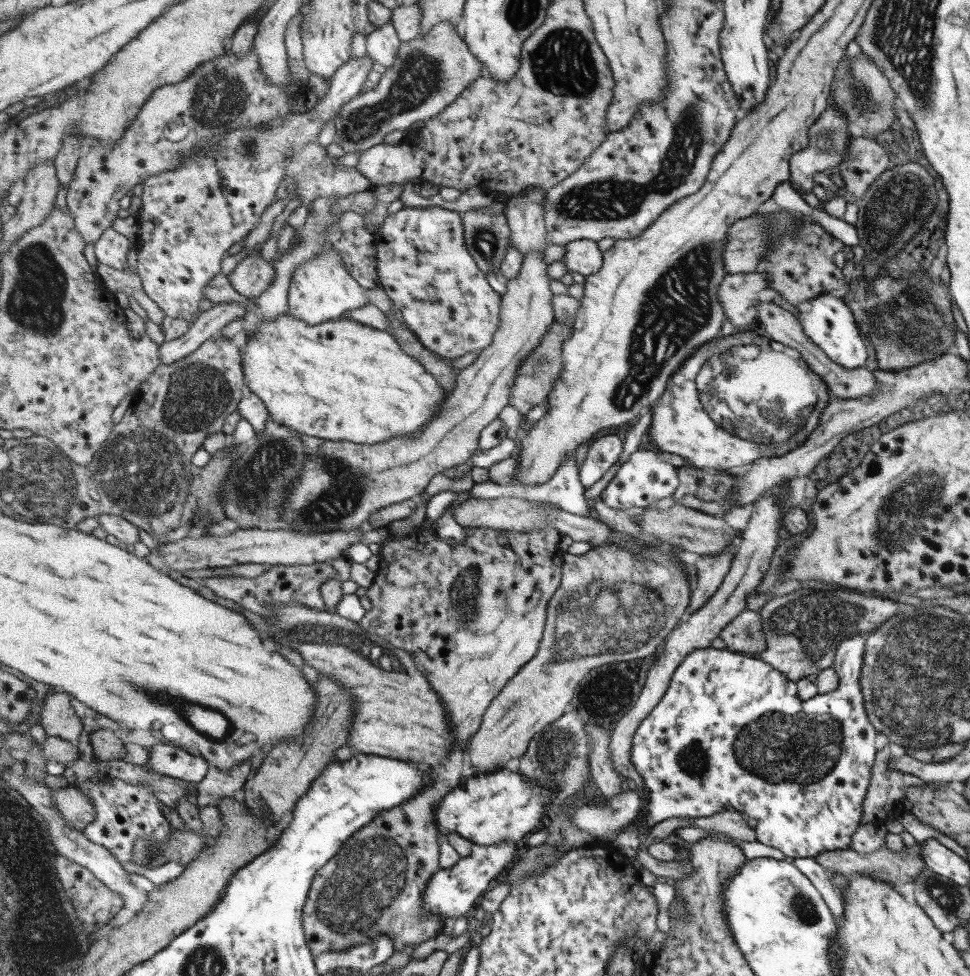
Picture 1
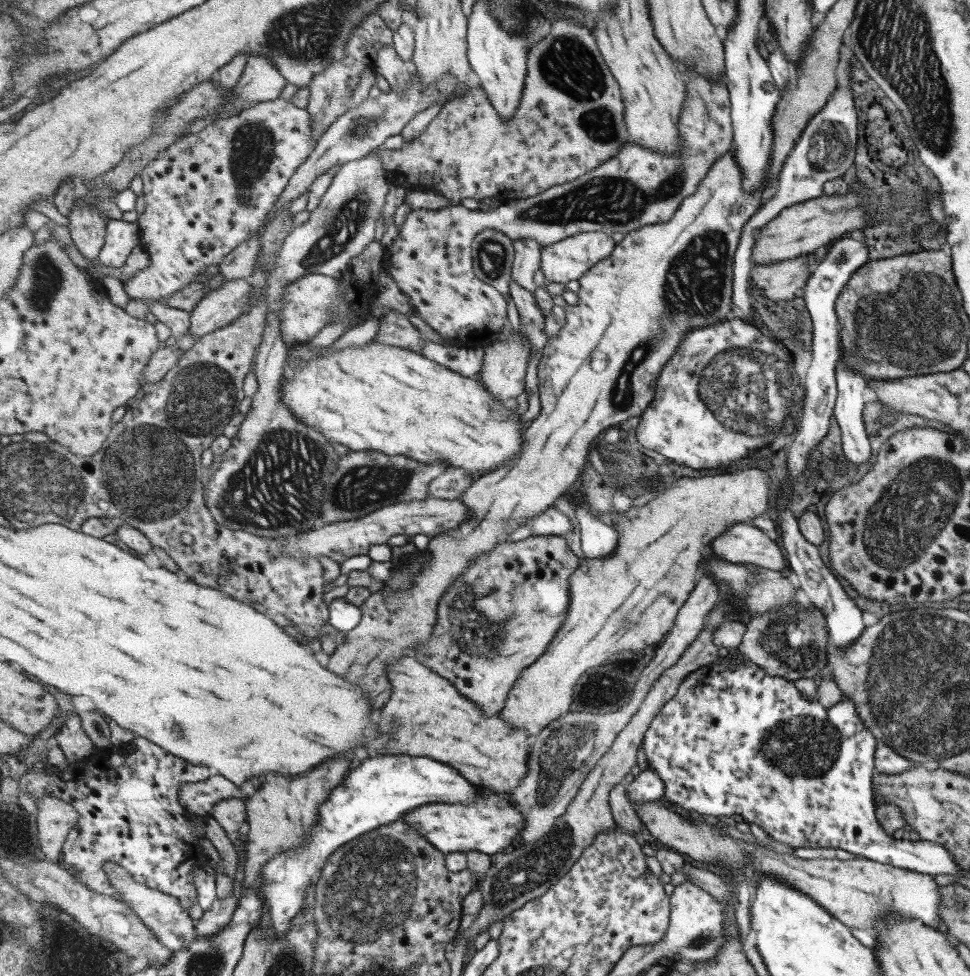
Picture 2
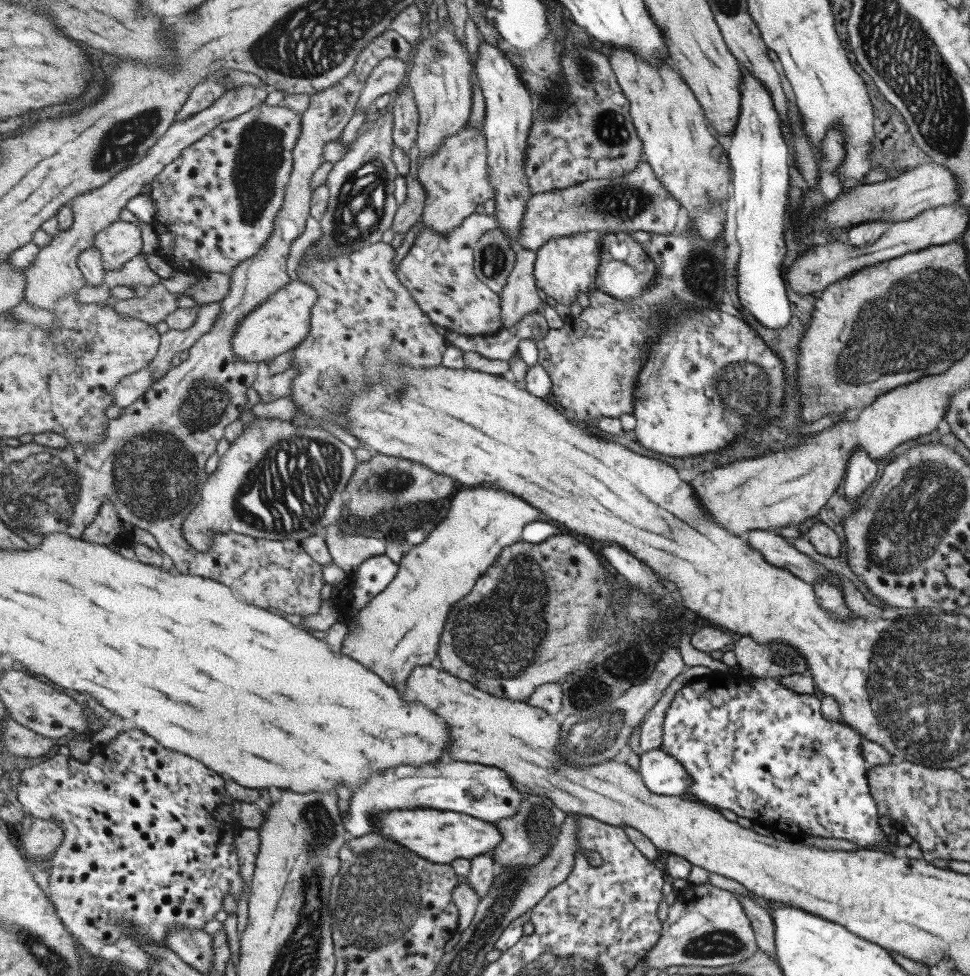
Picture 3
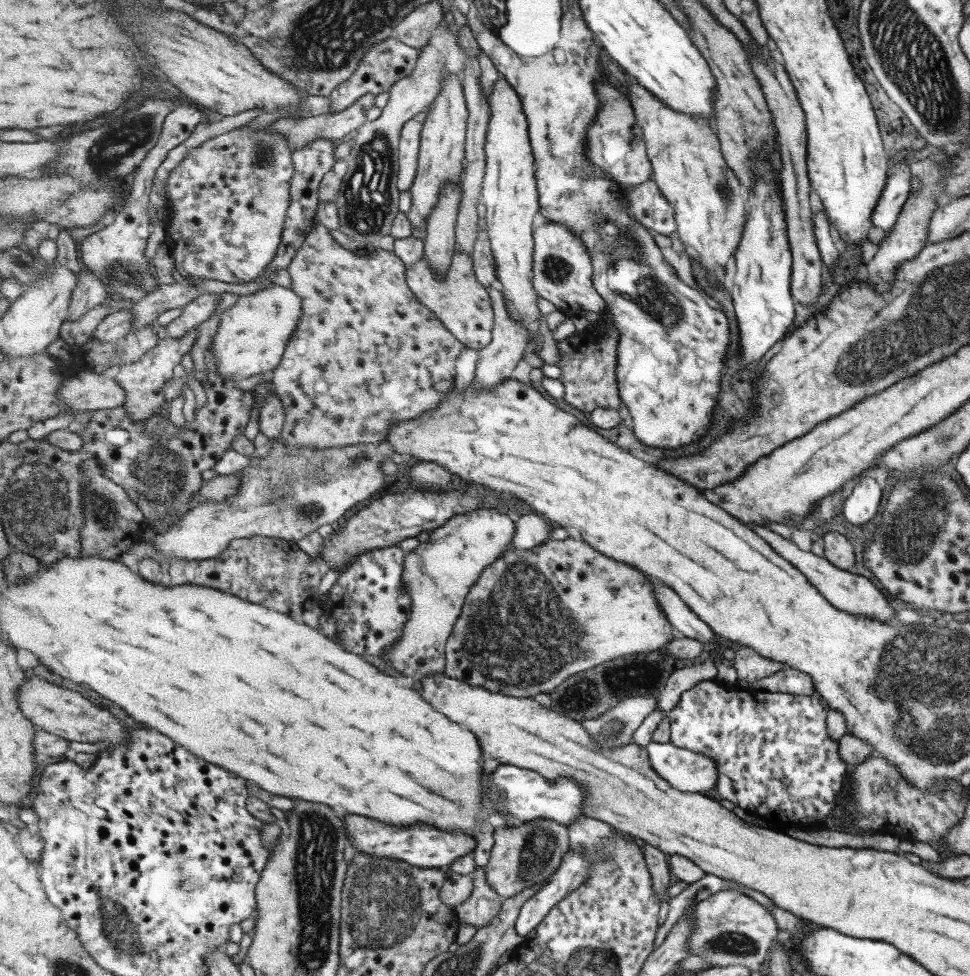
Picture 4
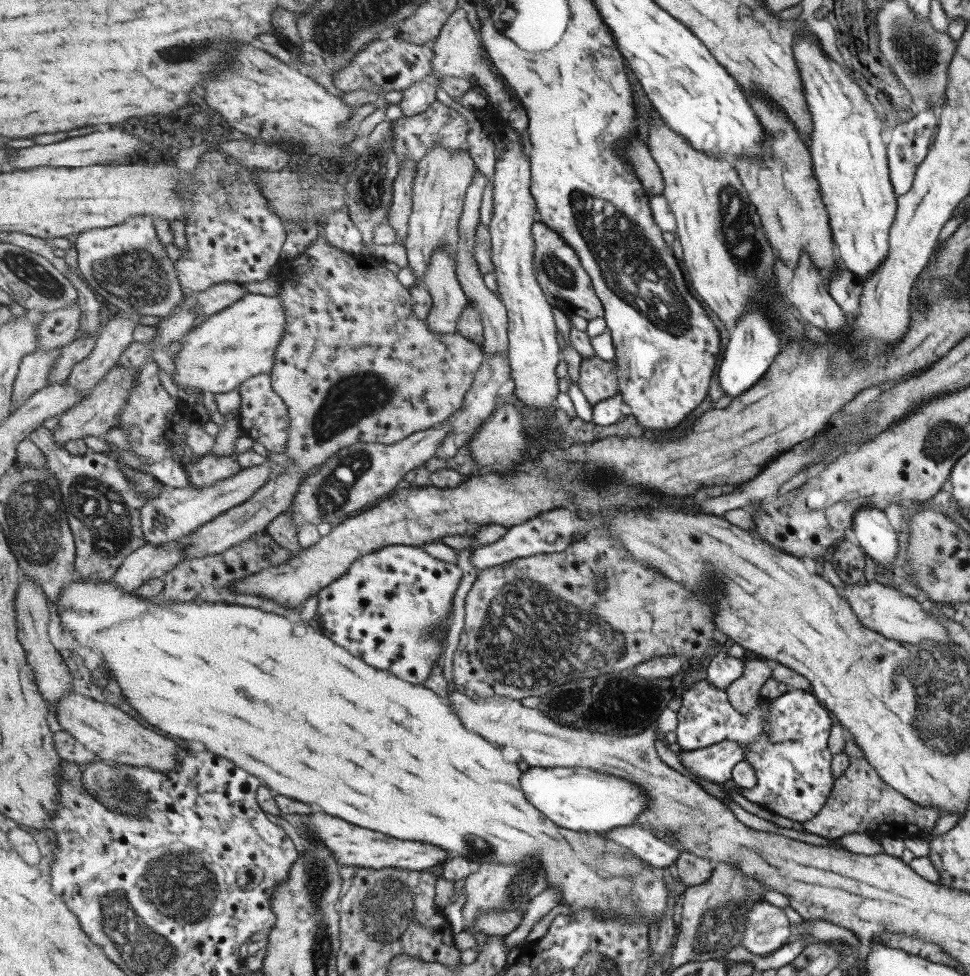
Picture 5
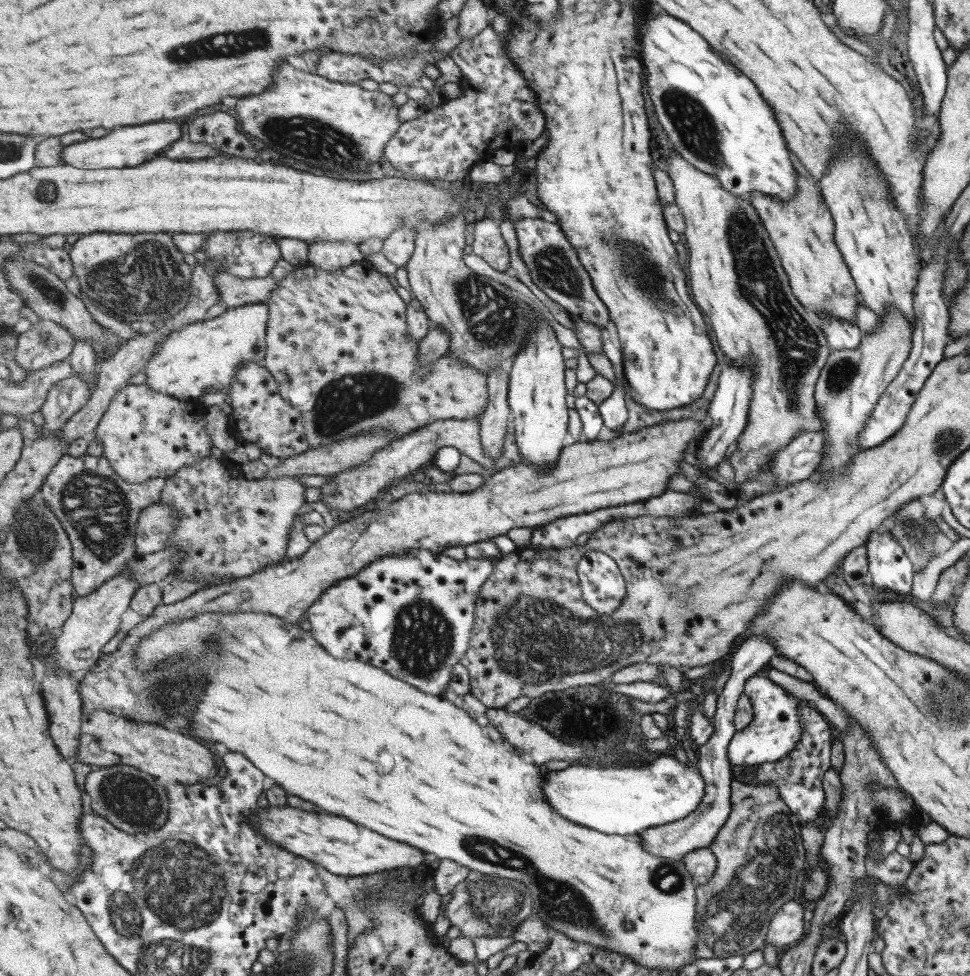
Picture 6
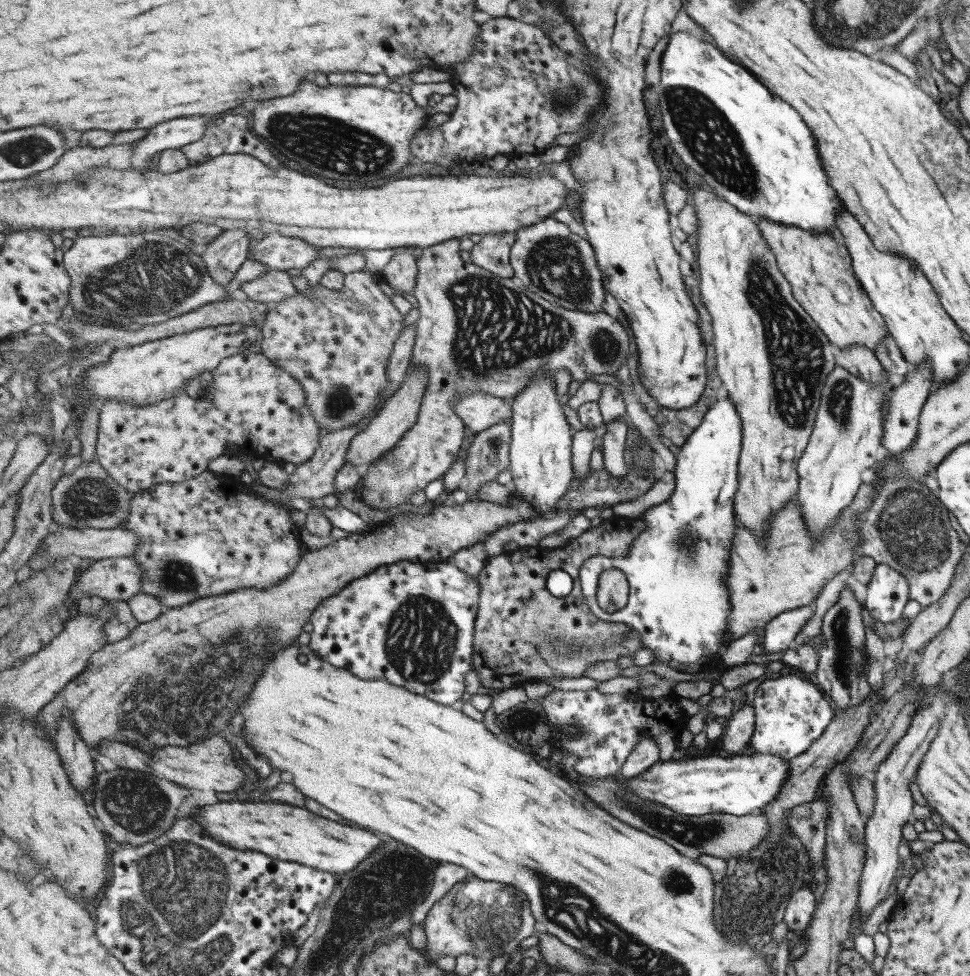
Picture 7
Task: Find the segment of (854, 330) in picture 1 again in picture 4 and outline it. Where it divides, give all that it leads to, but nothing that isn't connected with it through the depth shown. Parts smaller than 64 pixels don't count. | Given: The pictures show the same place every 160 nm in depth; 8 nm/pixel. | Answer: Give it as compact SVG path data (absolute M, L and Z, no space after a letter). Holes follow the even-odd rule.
M865 476L857 480L857 484L852 486L851 493L843 502L842 515L855 526L863 526L869 522L881 500L881 488L877 485L875 478Z

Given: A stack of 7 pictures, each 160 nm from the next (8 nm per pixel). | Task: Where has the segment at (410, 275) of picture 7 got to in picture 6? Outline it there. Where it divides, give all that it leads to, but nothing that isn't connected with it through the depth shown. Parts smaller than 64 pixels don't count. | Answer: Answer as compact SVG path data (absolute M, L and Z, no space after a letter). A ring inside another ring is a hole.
M399 225L387 238L383 254L397 268L407 268L416 247L416 232L409 225Z

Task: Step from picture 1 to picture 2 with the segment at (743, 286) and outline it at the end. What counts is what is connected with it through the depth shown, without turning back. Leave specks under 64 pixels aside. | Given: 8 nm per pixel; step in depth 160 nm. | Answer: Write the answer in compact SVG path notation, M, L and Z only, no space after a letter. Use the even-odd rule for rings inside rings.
M822 251L807 252L791 259L780 259L779 262L770 263L769 265L753 265L749 272L749 280L747 287L747 295L749 298L757 290L761 297L765 297L771 301L787 302L794 299L795 291L805 288L807 278L811 276L813 268L821 260Z

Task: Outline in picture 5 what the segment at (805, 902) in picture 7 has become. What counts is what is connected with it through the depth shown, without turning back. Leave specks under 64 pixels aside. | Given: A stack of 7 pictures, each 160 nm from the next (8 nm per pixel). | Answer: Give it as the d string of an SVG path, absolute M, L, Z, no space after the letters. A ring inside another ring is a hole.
M767 901L754 902L742 922L740 946L757 956L768 955L792 940L789 925L779 907Z

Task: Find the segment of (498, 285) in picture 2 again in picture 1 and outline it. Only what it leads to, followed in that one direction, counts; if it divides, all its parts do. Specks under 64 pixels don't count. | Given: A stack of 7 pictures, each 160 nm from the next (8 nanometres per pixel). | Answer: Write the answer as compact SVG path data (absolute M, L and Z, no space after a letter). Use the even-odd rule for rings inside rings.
M465 211L462 214L466 232L466 247L475 257L483 273L500 271L512 232L505 214L487 211Z

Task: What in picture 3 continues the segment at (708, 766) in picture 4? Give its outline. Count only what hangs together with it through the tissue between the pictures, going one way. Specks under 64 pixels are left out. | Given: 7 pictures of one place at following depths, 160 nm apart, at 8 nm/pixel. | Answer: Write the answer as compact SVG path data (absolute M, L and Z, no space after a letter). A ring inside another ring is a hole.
M653 749L639 756L639 775L647 791L660 796L686 797L689 775L675 761L673 755Z

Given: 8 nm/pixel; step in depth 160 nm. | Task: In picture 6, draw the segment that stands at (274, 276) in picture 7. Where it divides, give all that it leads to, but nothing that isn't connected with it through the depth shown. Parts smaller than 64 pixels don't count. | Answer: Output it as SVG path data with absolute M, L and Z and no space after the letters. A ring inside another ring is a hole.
M214 272L213 280L221 292L220 300L228 309L249 304L267 303L271 296L271 290L277 289L278 282L273 276L261 279L241 279L235 274Z

